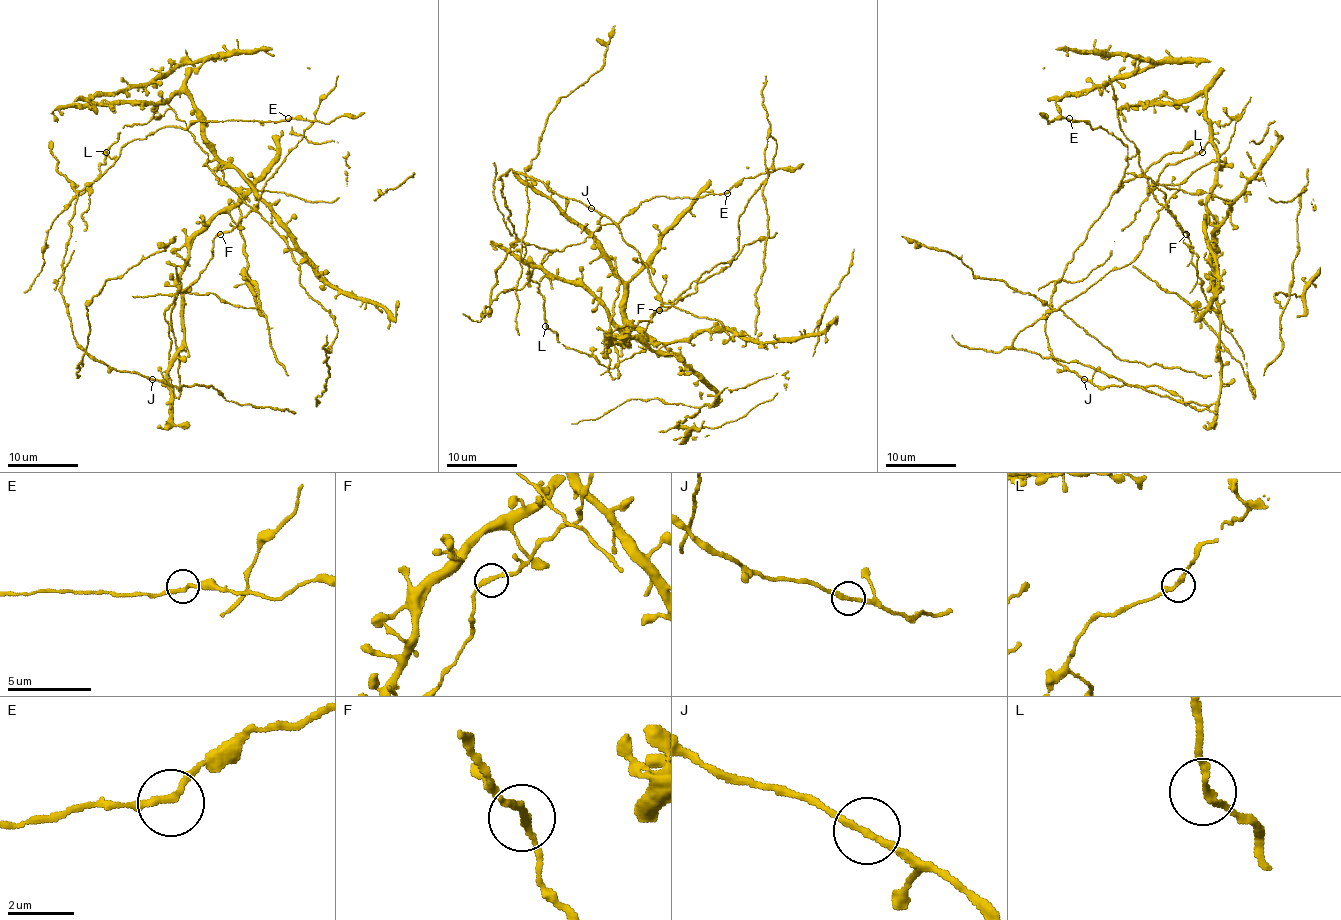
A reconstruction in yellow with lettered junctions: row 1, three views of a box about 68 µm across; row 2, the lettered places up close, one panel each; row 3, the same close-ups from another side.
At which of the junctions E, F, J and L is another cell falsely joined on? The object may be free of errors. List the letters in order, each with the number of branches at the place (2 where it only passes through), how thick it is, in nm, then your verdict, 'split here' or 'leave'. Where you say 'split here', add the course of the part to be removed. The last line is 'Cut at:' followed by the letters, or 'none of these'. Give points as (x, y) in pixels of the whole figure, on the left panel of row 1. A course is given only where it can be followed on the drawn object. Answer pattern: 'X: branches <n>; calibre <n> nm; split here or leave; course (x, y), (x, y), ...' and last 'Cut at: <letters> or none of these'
E: branches 2; calibre 200 nm; leave
F: branches 2; calibre 200 nm; leave
J: branches 2; calibre 200 nm; leave
L: branches 2; calibre 220 nm; leave
Cut at: none of these

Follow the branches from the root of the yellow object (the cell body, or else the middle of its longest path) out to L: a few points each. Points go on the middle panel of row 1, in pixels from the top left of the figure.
L: (651, 321), (695, 287), (663, 303), (646, 328), (647, 343), (612, 368), (568, 349), (545, 326)

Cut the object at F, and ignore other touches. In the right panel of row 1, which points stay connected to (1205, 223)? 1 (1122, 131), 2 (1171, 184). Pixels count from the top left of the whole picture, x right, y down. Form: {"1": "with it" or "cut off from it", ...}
{"1": "cut off from it", "2": "with it"}

